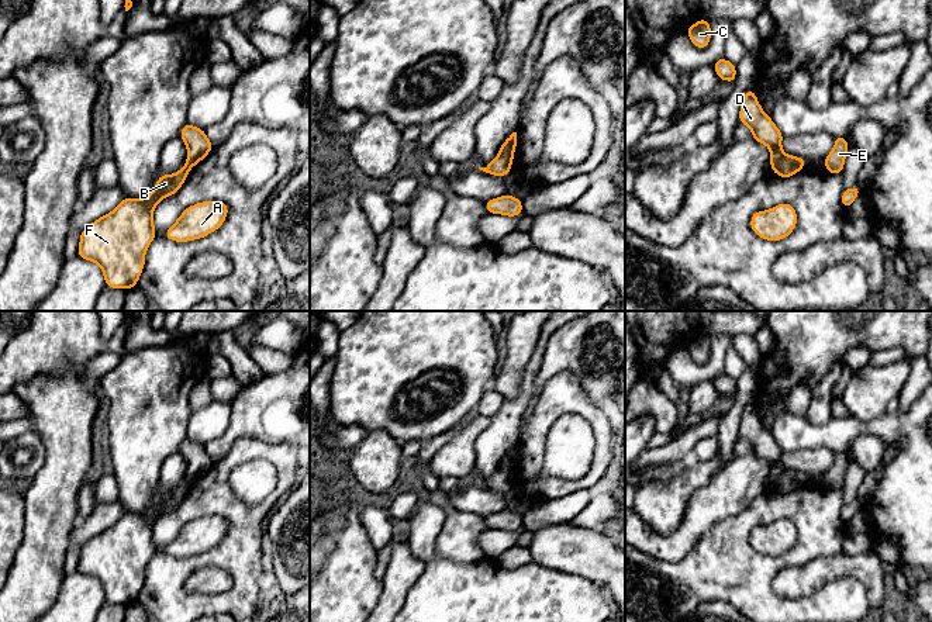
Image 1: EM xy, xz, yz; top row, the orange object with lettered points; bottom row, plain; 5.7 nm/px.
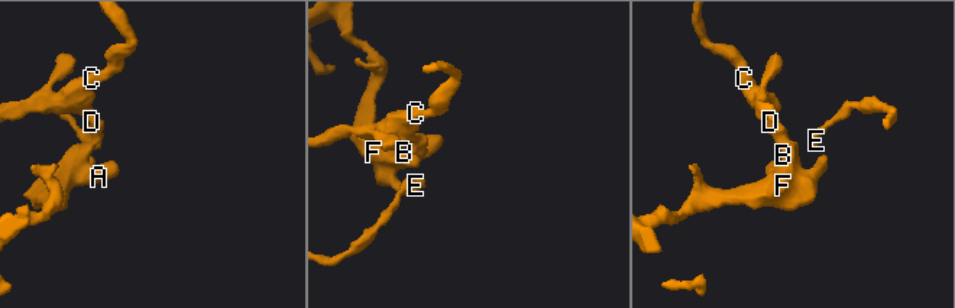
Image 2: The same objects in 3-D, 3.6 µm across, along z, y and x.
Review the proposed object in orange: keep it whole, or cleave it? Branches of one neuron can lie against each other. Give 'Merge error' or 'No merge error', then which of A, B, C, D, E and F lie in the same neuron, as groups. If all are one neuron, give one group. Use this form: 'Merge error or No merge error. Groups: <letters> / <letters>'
No merge error. Groups: A B C D E F

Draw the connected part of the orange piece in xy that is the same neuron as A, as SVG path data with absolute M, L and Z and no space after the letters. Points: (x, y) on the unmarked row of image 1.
M218 515L193 519L166 545L165 553L175 557L201 554L222 542L228 526L228 521Z

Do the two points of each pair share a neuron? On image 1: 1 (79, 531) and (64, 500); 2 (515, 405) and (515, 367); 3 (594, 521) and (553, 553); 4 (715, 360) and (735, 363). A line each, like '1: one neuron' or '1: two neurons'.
1: two neurons
2: two neurons
3: two neurons
4: two neurons

